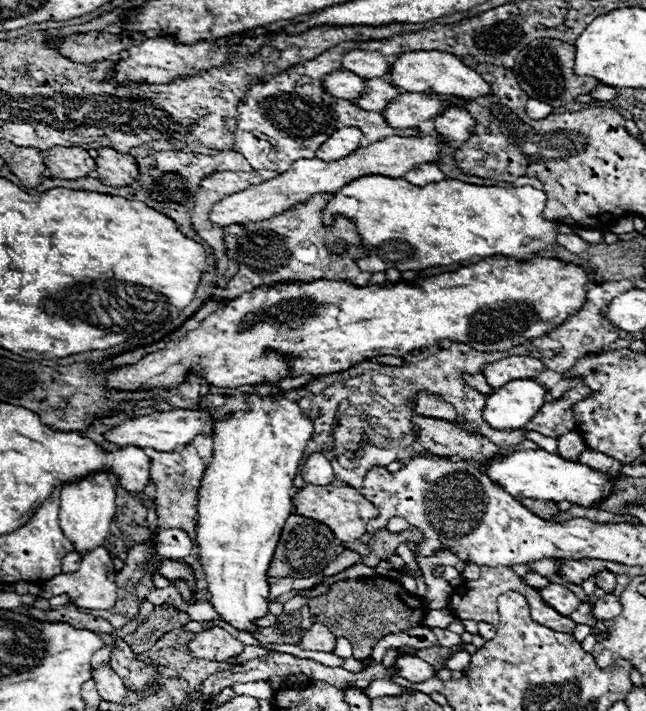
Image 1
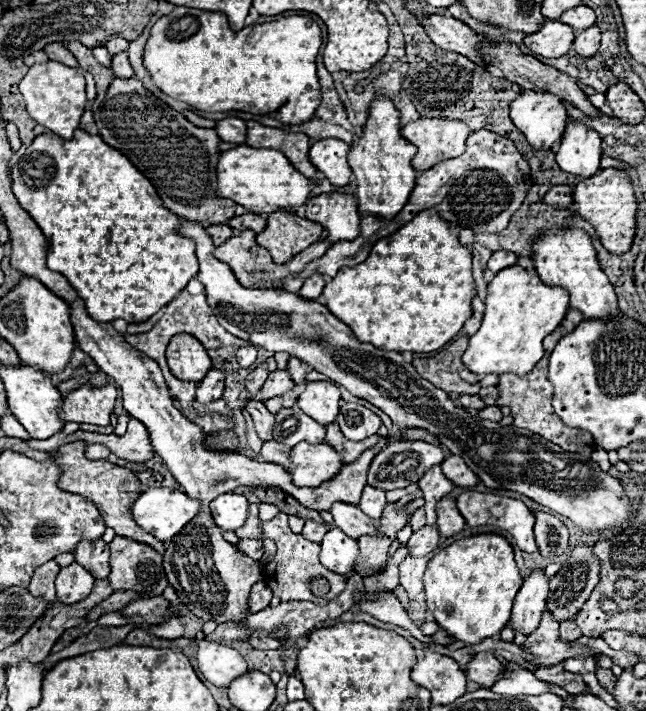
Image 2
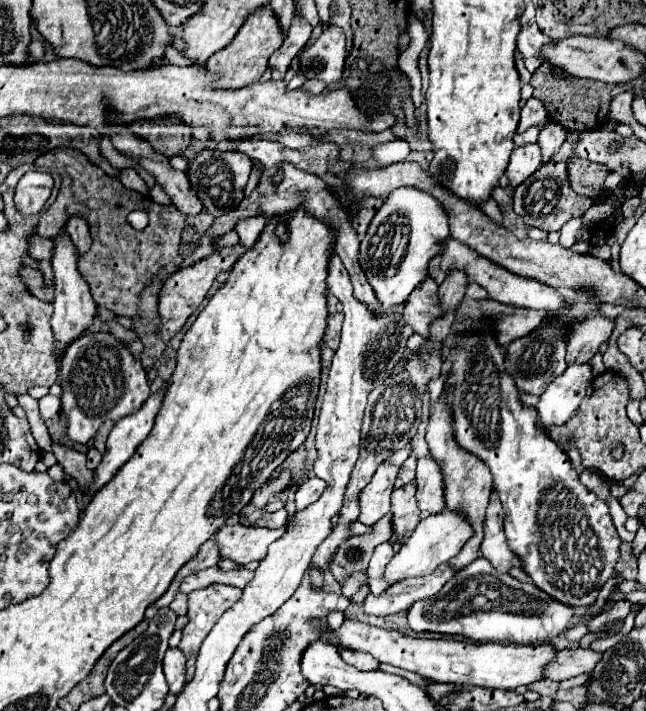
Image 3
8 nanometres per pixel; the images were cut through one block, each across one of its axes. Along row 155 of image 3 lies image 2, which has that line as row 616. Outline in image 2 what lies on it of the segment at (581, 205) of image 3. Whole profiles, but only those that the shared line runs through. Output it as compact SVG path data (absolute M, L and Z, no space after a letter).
M576 546L568 562L550 580L548 610L558 622L574 618L596 582L600 580L600 562L592 554L592 546Z

